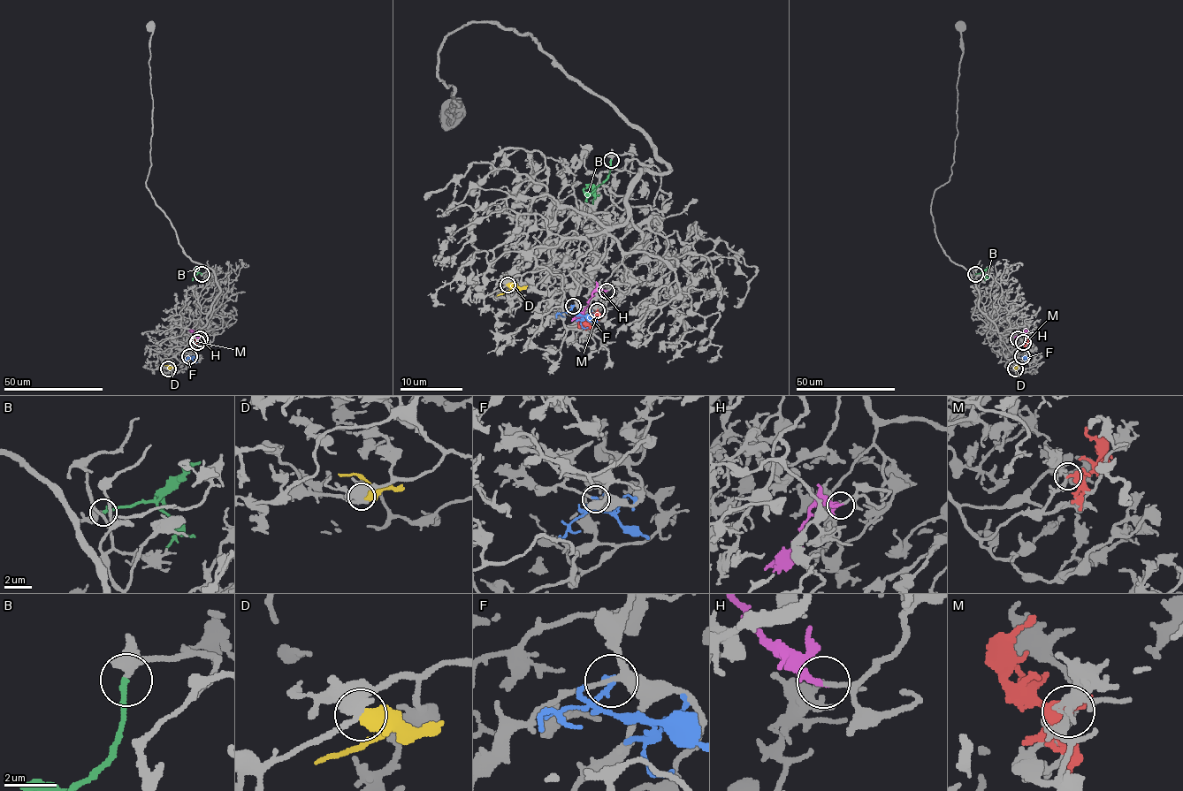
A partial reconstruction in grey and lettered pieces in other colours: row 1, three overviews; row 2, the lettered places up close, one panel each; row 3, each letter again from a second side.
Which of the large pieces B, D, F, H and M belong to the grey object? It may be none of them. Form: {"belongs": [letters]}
{"belongs": ["B", "H"]}

